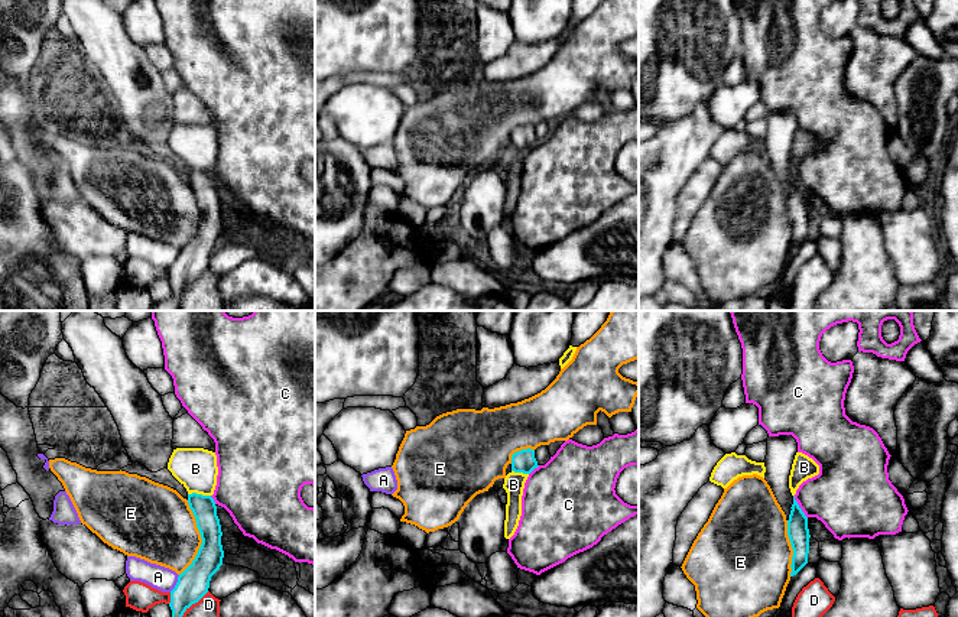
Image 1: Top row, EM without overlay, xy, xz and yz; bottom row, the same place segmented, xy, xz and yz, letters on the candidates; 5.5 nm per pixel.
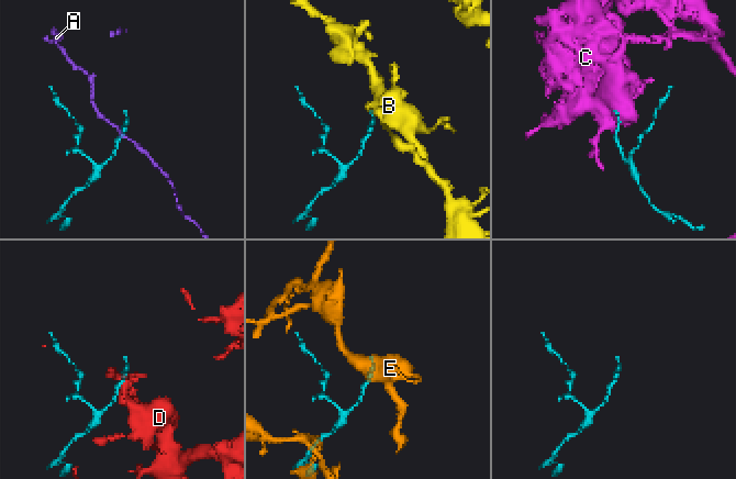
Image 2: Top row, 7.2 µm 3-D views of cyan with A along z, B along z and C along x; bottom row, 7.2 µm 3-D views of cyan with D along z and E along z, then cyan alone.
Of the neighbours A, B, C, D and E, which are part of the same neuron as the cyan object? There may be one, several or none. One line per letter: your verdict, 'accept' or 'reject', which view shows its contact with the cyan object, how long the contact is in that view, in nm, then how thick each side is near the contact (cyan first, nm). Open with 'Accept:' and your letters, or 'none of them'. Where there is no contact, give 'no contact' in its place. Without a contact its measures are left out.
Accept: none of them
A: reject; contact in xy; length 110 nm; calibres 180 and 130 nm
B: reject; contact in xy; length 130 nm; calibres 140 and 220 nm
C: reject; contact in yz; length 150 nm; calibres 120 and 380 nm
D: reject; contact in xy; length 300 nm; calibres 180 and 240 nm
E: reject; contact in xy; length 420 nm; calibres 170 and 400 nm

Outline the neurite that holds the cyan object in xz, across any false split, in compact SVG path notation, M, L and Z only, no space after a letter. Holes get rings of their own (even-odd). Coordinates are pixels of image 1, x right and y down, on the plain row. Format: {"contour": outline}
{"contour": "M530 124L517 127L512 131L512 147L514 149L530 150L538 143L535 127Z"}

